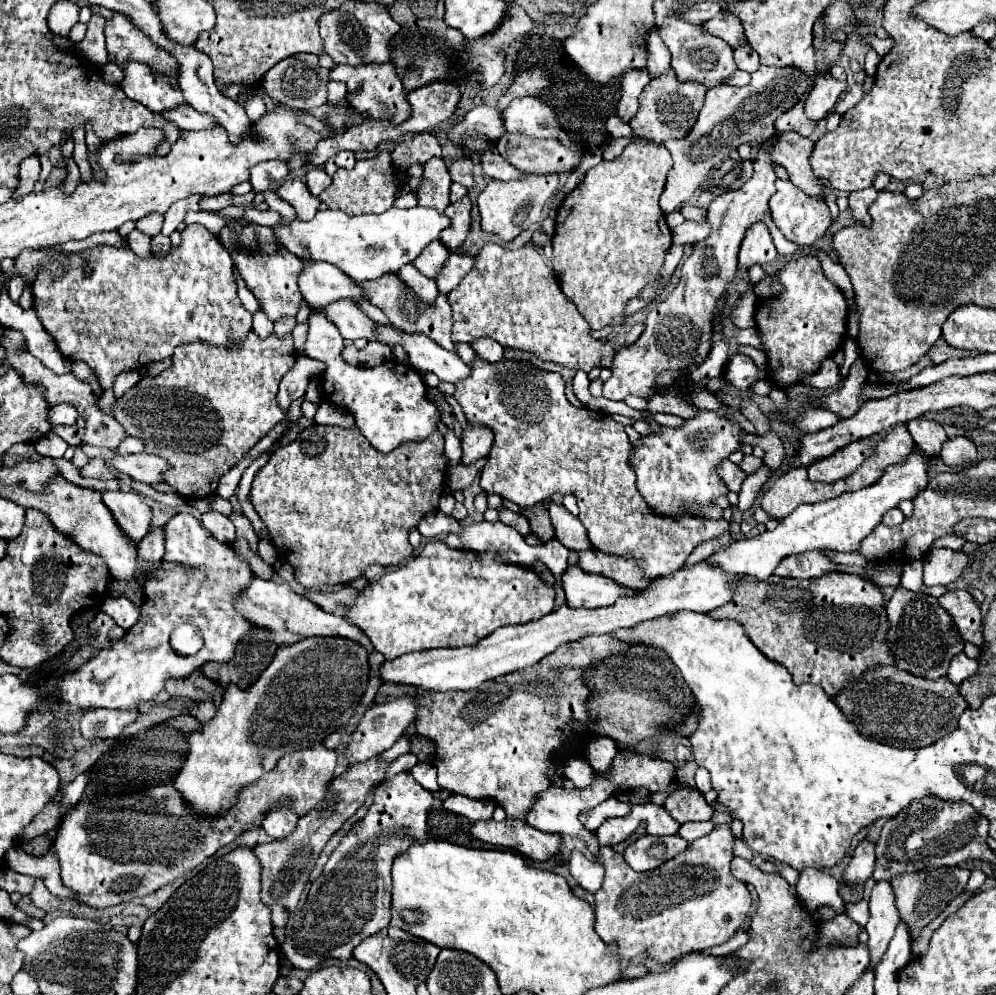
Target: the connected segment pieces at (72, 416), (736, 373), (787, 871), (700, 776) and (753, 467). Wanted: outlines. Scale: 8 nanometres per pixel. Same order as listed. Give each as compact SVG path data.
M57 405L57 407L51 407L51 413L47 415L47 419L51 421L51 427L57 427L57 425L75 425L77 409L71 407L71 405Z
M735 353L727 367L725 367L725 373L723 373L725 381L729 387L733 389L747 389L749 385L753 385L755 381L759 379L765 379L767 373L765 369L759 369L751 357L747 355L741 355L741 353Z
M778 862L776 865L779 870L777 874L781 875L790 885L795 886L798 881L799 872L784 863Z
M697 767L697 771L695 771L695 785L697 785L697 789L699 789L701 793L707 793L707 791L711 789L709 773L707 773L705 769L701 769L701 767Z
M745 455L745 459L741 461L739 467L741 467L747 475L751 475L751 473L755 473L761 465L763 465L763 459L757 459L757 457L753 457L753 455Z

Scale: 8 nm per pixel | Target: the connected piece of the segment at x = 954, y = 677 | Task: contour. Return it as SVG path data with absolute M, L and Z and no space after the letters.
M959 653L951 659L951 667L949 667L949 673L947 677L953 681L953 683L963 683L965 679L969 679L971 675L975 675L979 671L979 661L977 659L969 659L965 653Z

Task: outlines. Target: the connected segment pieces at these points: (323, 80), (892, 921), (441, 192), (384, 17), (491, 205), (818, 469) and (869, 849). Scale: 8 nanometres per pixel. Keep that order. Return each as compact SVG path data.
M309 53L293 55L279 61L261 79L261 85L265 87L267 95L271 95L271 99L275 99L281 105L289 105L289 107L305 109L305 111L319 107L327 101L327 83L329 83L329 69L323 69L319 65L319 59Z
M879 881L873 887L871 899L869 899L869 911L871 917L865 925L867 933L869 933L869 969L875 969L875 965L879 965L883 953L887 951L887 945L891 943L891 937L895 935L895 925L899 923L899 911L895 909L893 903L893 889L887 881Z
M429 159L423 165L423 183L415 191L417 205L433 207L439 213L443 213L449 205L449 187L451 177L447 173L445 159Z
M347 1L339 9L325 13L319 21L321 37L325 41L325 51L335 63L359 67L361 63L387 63L391 61L391 37L399 33L399 23L395 23L389 11L377 3Z
M525 175L519 181L489 181L489 185L475 199L481 213L481 229L495 233L505 243L513 241L521 231L539 223L543 205L555 195L557 185L559 175Z
M863 441L851 443L845 449L839 449L835 455L809 465L807 467L809 479L811 481L821 481L821 483L839 481L841 477L851 475L869 455L873 455L871 445L867 445Z
M861 839L845 869L845 883L847 885L863 883L873 875L873 869L875 869L875 843L869 839Z

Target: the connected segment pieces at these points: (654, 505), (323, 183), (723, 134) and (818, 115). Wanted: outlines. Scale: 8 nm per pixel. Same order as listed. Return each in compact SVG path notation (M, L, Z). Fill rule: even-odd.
M699 411L699 415L685 421L681 429L661 429L661 435L641 439L641 445L633 447L631 455L637 487L649 507L659 515L679 515L685 513L687 503L711 505L715 497L727 495L729 489L717 475L717 465L741 447L743 431L735 423L707 411Z
M313 167L307 173L307 187L309 187L309 193L313 193L313 197L319 197L319 193L329 185L331 185L331 177L321 167Z
M761 65L751 75L751 83L747 87L721 85L711 89L705 95L703 111L699 111L697 123L691 127L691 133L687 133L687 137L681 137L679 141L663 143L671 153L673 167L667 173L667 185L661 195L661 209L669 213L677 209L681 201L691 199L711 173L713 163L721 163L725 157L729 157L731 149L737 149L743 143L757 147L761 141L771 137L775 133L775 119L797 103L805 87L807 81L797 69Z
M829 71L827 73L821 73L817 79L815 79L815 85L811 89L811 95L805 103L805 113L809 119L823 119L835 105L837 97L841 95L841 91L847 89L847 81L839 81L835 79Z

